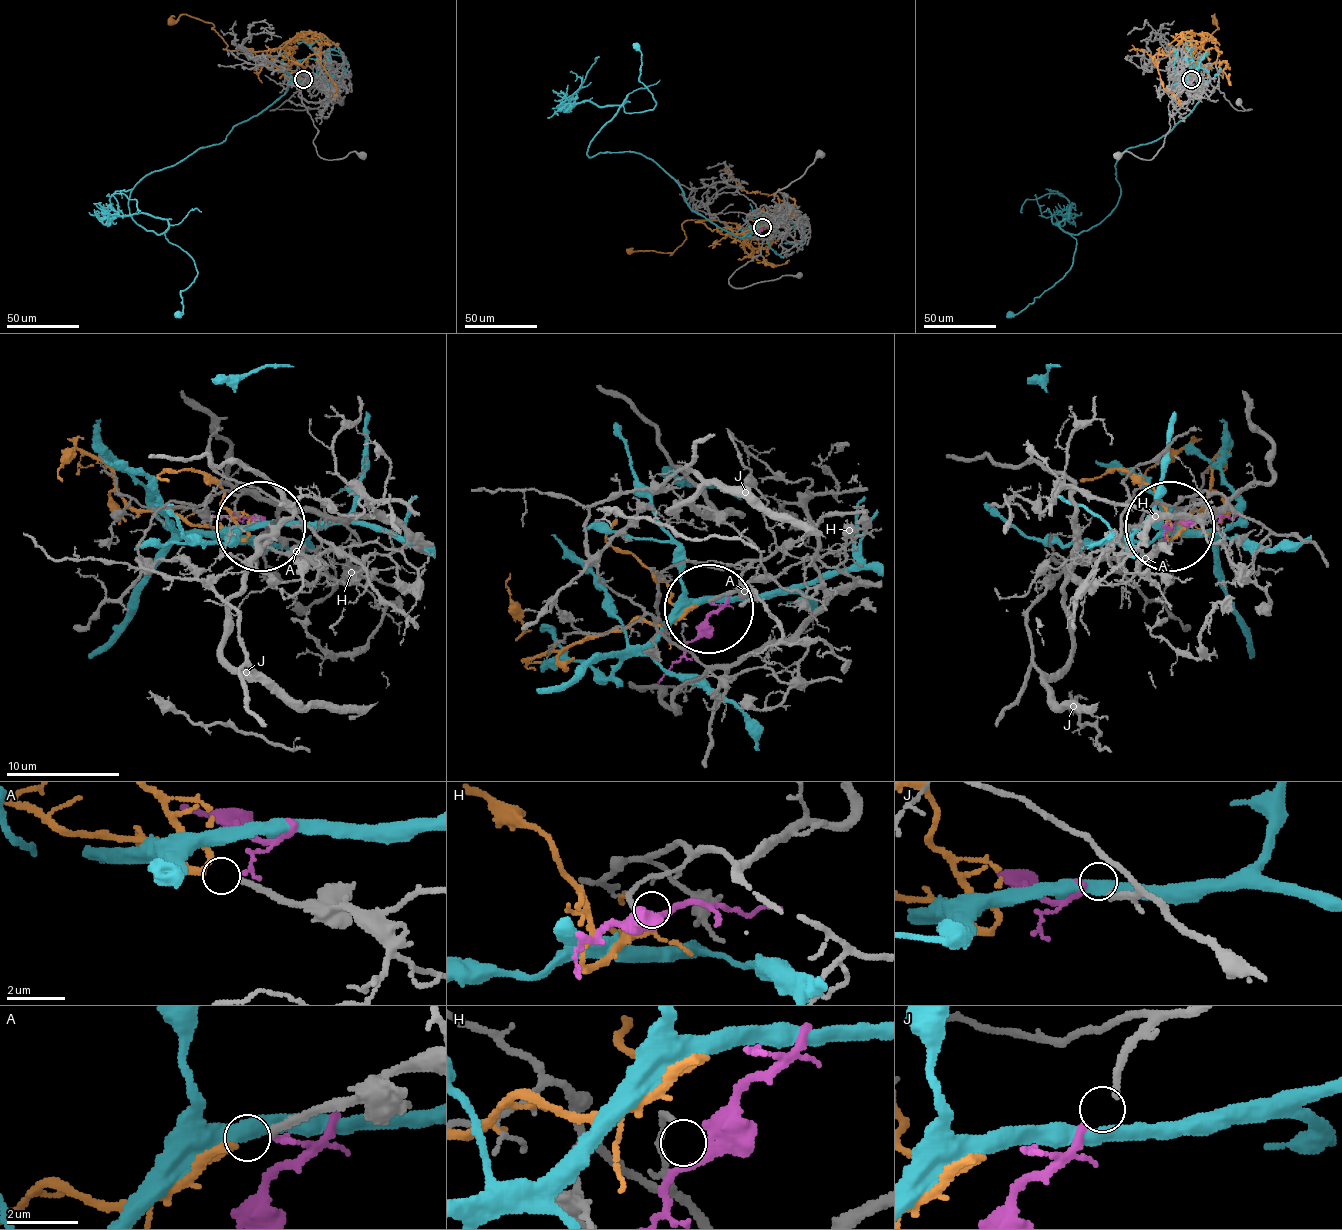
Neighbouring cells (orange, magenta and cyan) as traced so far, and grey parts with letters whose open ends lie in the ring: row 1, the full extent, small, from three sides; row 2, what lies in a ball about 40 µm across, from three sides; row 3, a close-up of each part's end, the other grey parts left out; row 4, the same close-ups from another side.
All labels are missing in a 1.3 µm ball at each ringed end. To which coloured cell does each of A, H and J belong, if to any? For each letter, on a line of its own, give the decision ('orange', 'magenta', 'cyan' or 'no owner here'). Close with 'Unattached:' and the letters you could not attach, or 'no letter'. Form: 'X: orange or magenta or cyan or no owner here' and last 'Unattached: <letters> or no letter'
A: orange
H: no owner here
J: magenta
Unattached: H

